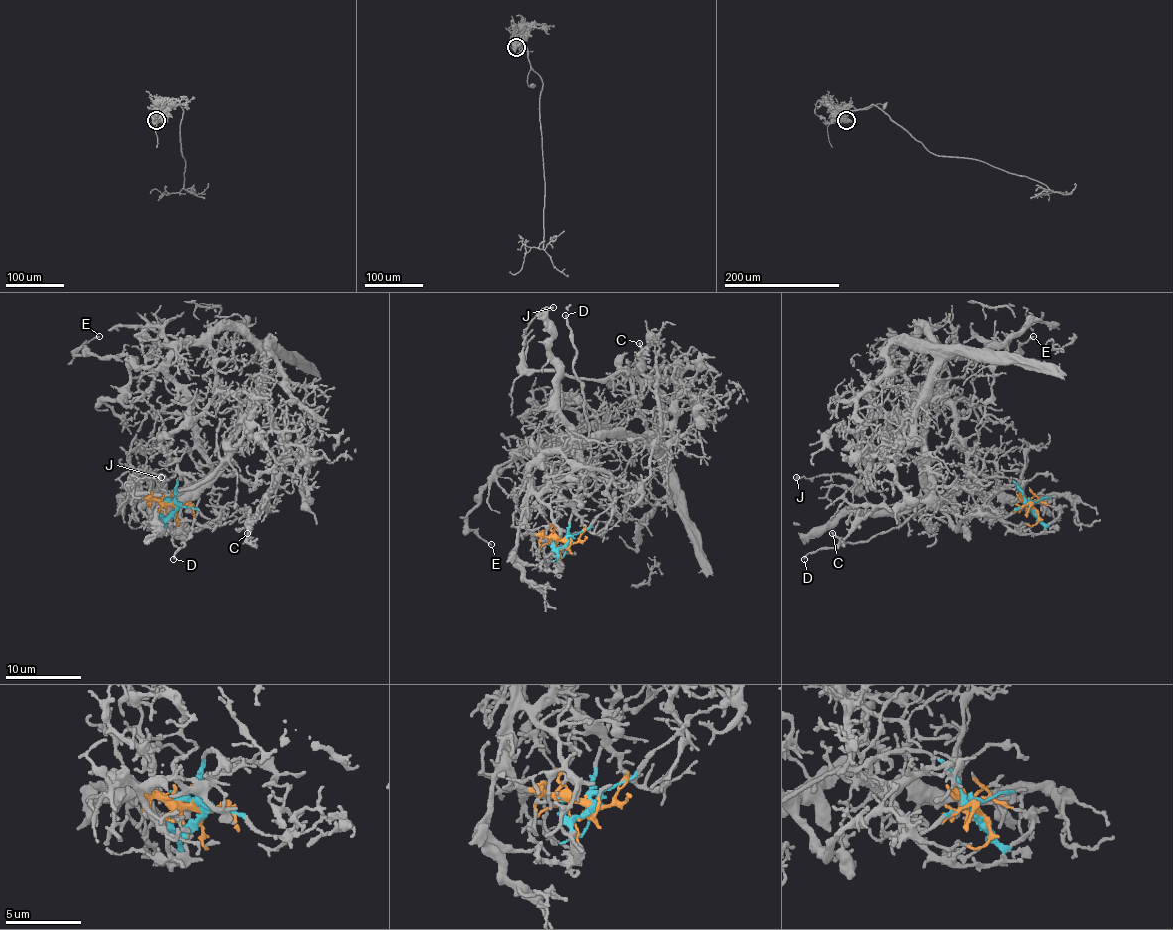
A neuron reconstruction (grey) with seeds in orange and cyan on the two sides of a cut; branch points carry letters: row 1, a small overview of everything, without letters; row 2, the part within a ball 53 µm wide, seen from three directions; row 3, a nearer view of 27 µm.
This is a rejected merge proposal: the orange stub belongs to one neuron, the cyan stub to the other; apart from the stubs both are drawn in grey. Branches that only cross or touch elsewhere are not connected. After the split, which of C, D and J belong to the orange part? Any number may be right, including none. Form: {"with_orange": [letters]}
{"with_orange": ["C", "J"]}

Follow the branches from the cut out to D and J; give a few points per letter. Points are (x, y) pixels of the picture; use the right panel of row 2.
D: (1032, 504), (1007, 478), (982, 478), (935, 499), (898, 527), (877, 533), (867, 540), (820, 548), (803, 559)
J: (1032, 504), (962, 489), (933, 497), (920, 401), (864, 429), (867, 487), (860, 495), (828, 476), (796, 478)

